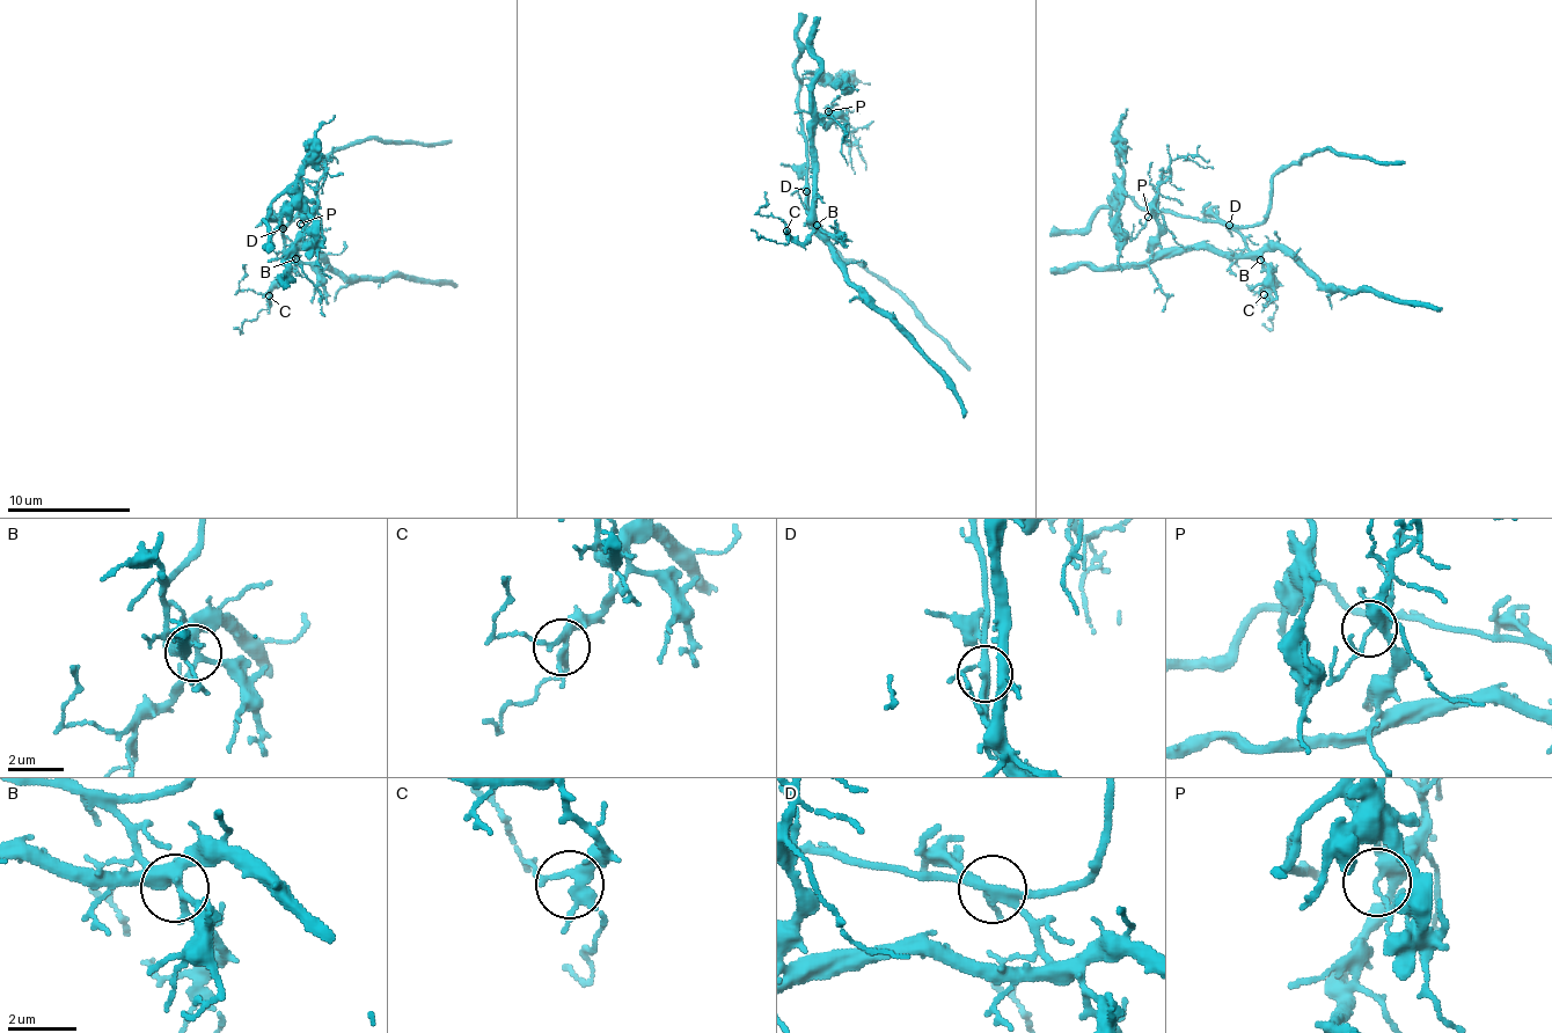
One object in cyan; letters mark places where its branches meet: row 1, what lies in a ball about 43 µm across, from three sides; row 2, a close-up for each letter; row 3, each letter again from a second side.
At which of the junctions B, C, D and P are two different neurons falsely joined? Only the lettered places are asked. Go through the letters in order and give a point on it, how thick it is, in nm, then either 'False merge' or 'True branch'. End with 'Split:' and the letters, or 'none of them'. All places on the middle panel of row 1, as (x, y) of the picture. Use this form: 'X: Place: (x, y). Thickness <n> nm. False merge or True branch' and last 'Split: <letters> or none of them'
B: Place: (817, 225). Thickness 320 nm. True branch
C: Place: (787, 231). Thickness 240 nm. True branch
D: Place: (806, 191). Thickness 240 nm. False merge
P: Place: (828, 111). Thickness 280 nm. True branch
Split: D

